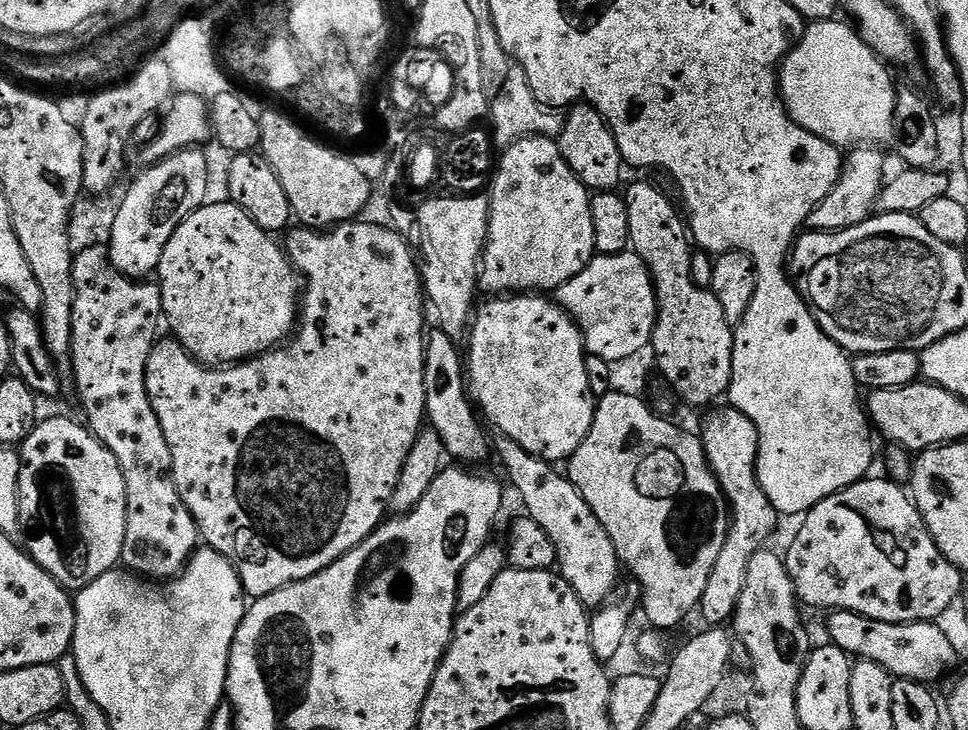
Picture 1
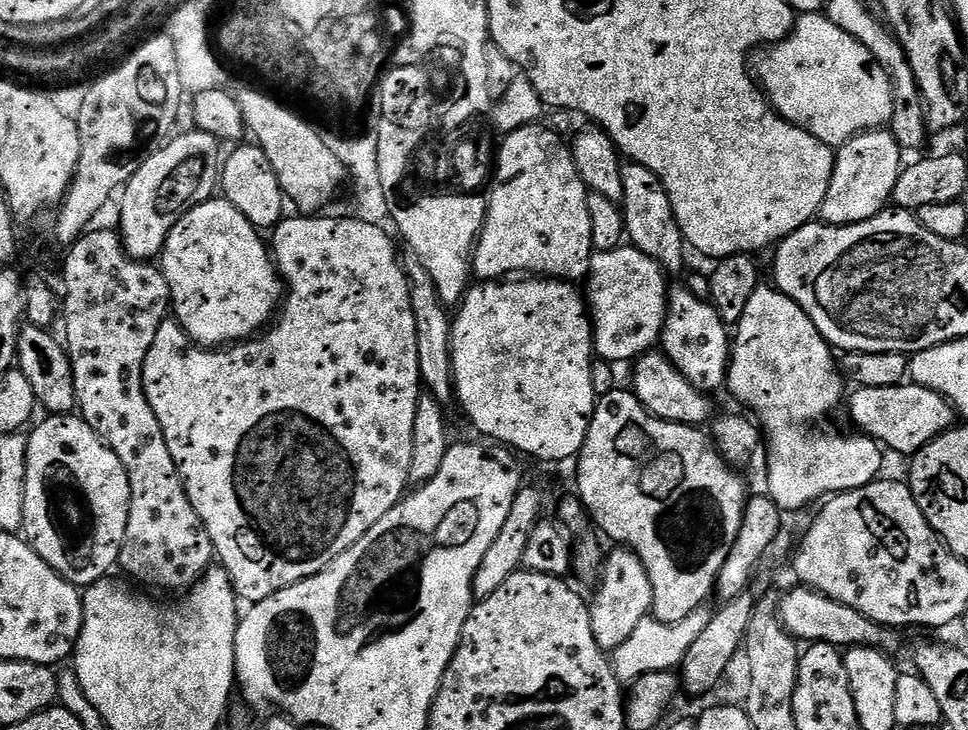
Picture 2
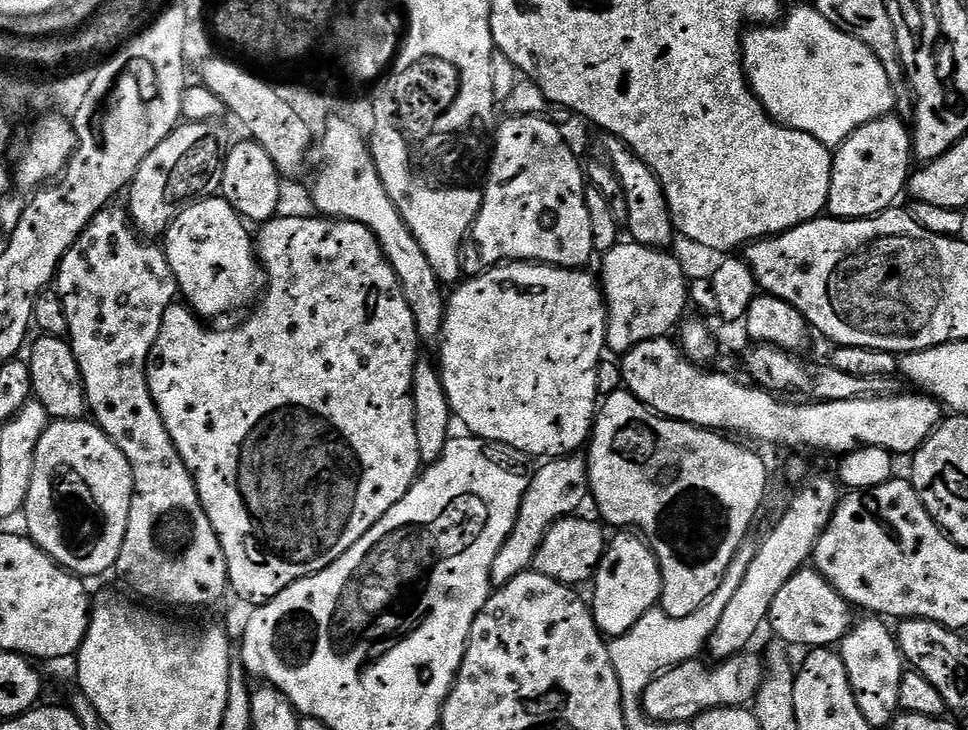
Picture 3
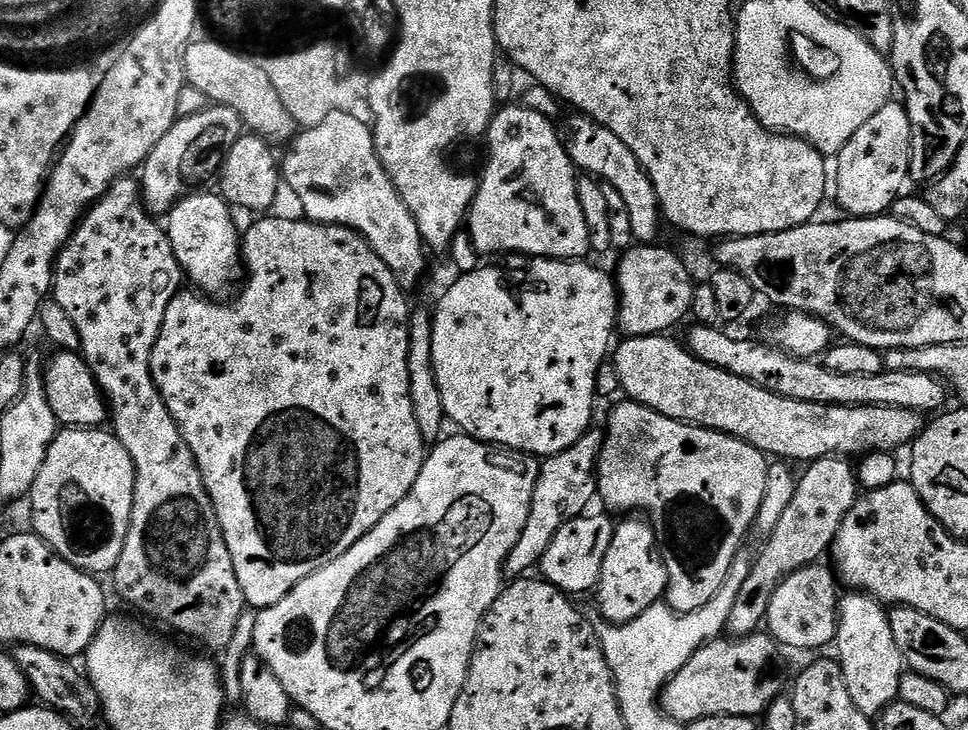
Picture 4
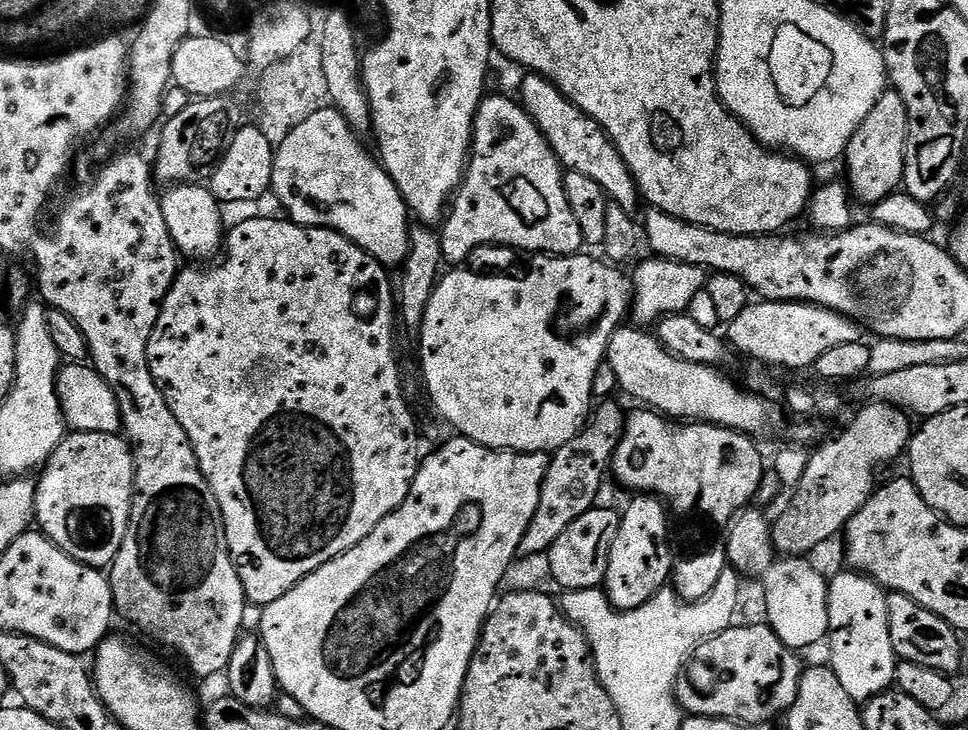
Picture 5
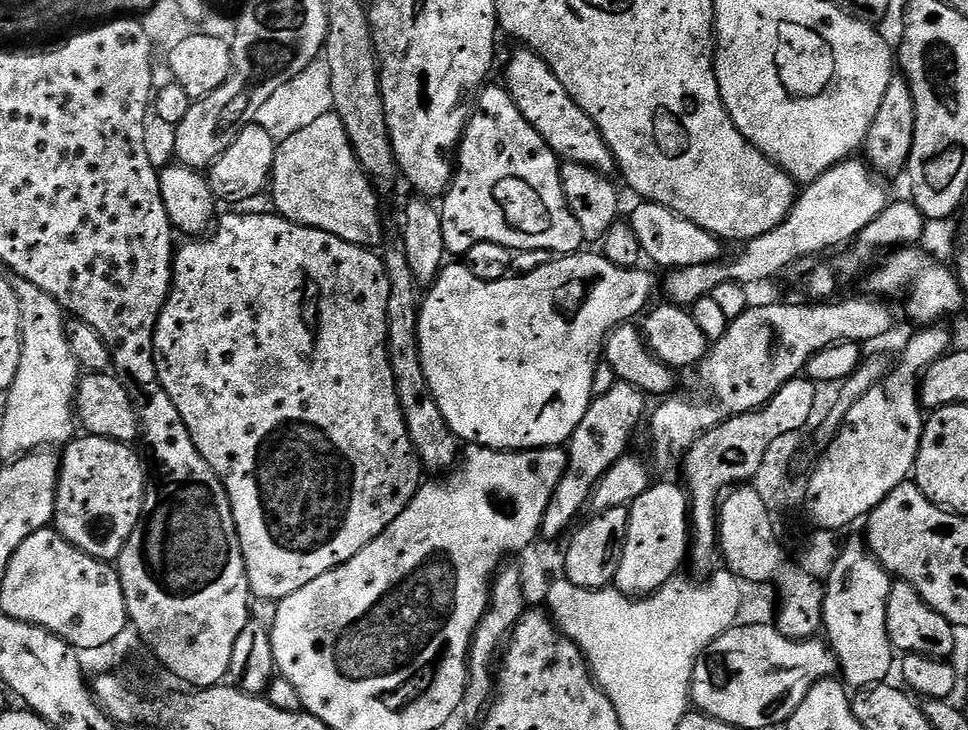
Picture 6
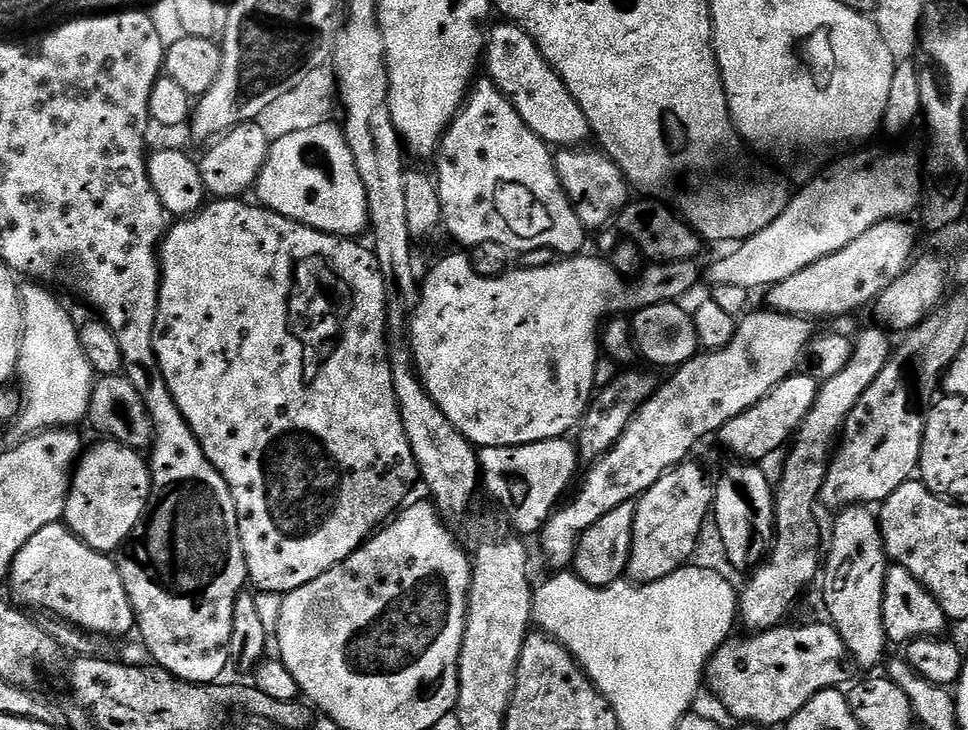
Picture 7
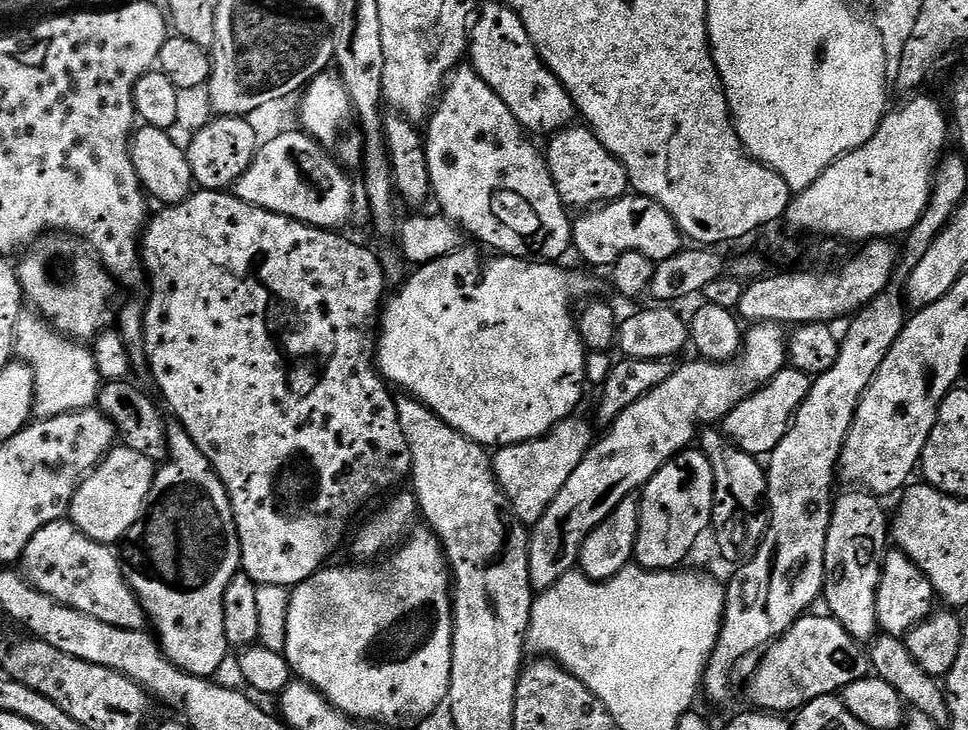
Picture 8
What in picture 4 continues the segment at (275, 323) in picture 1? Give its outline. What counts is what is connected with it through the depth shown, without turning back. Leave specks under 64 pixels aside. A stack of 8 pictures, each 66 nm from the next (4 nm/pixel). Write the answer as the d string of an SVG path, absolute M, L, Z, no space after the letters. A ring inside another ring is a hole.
M189 194L177 202L167 213L166 231L181 273L187 279L189 276L201 293L213 294L222 291L231 282L236 264L238 268L241 263L242 236L239 231L236 233L236 224L232 221L233 209L223 195L204 195L208 194Z

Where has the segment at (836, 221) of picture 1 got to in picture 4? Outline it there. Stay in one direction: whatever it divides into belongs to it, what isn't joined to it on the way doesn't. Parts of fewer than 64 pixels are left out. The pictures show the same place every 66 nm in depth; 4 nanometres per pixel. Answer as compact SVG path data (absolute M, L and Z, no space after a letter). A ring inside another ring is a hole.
M889 102L854 133L854 138L850 138L850 142L846 142L846 146L842 146L842 150L835 157L834 192L836 188L836 200L840 203L841 210L844 211L841 213L852 218L885 215L891 209L892 203L899 200L905 191L904 183L909 183L908 167L911 157L912 127L910 126L908 110L903 103Z

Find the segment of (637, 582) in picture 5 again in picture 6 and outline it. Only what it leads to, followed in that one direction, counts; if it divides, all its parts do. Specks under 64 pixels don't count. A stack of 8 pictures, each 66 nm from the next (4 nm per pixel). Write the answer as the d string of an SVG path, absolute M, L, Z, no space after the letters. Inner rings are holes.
M653 483L628 508L626 538L620 551L614 587L625 596L649 596L673 579L690 552L690 501L679 483Z

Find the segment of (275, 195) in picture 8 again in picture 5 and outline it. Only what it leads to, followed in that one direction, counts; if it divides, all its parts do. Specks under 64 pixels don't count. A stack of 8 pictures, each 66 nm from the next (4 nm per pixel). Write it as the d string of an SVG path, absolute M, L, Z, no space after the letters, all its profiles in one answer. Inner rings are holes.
M321 106L306 122L295 125L275 149L271 191L276 192L285 208L287 219L305 228L333 228L350 242L366 250L379 264L389 270L399 269L408 256L410 213L398 186L388 177L388 171L375 155L360 145L361 137L353 132L337 108Z

